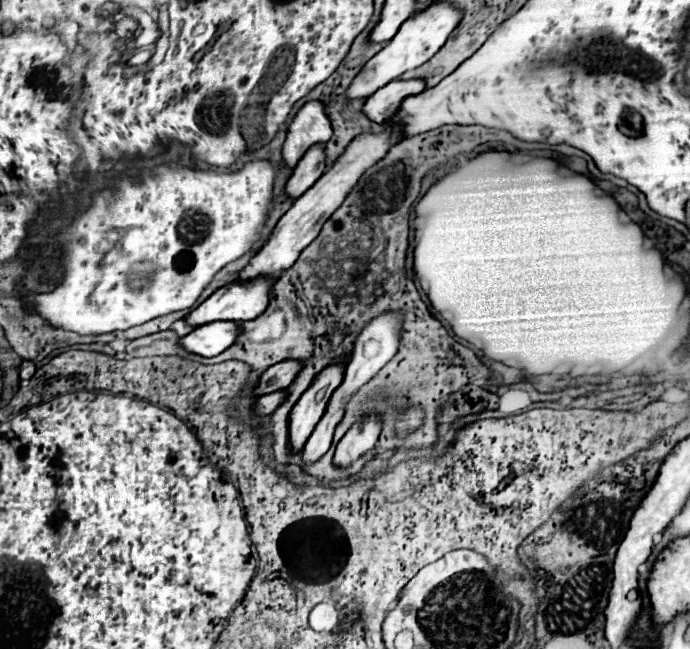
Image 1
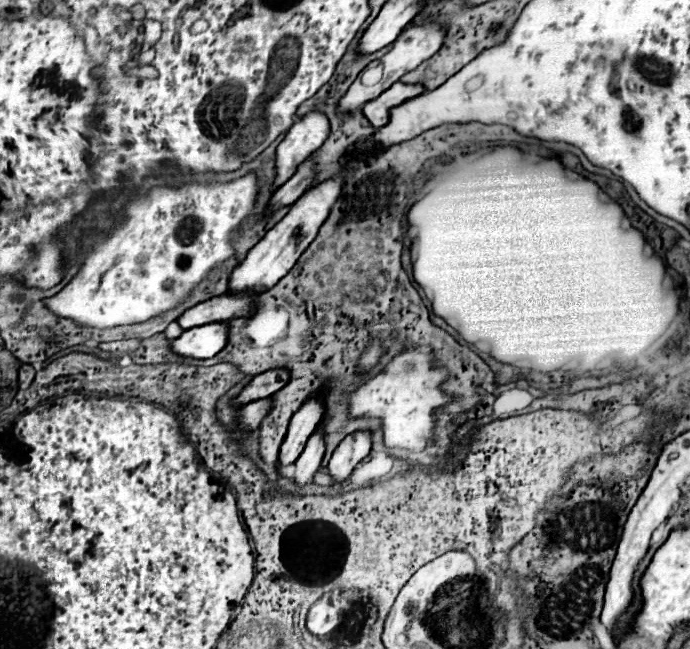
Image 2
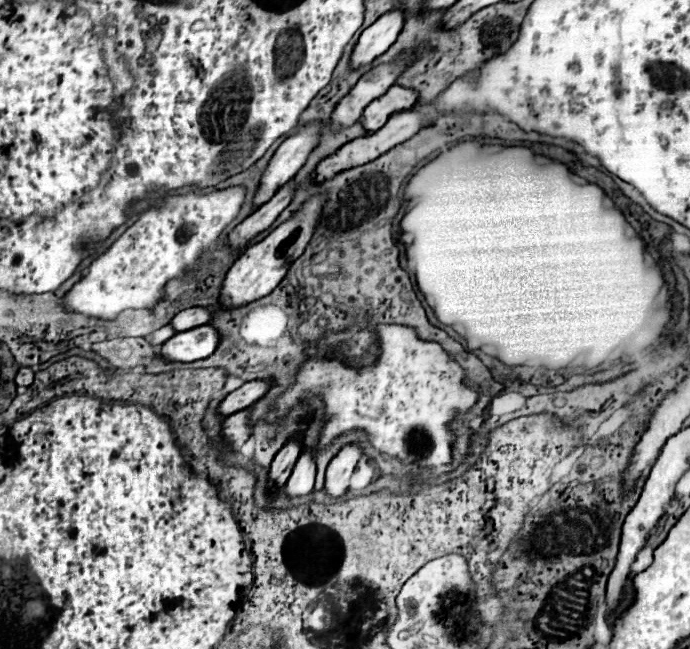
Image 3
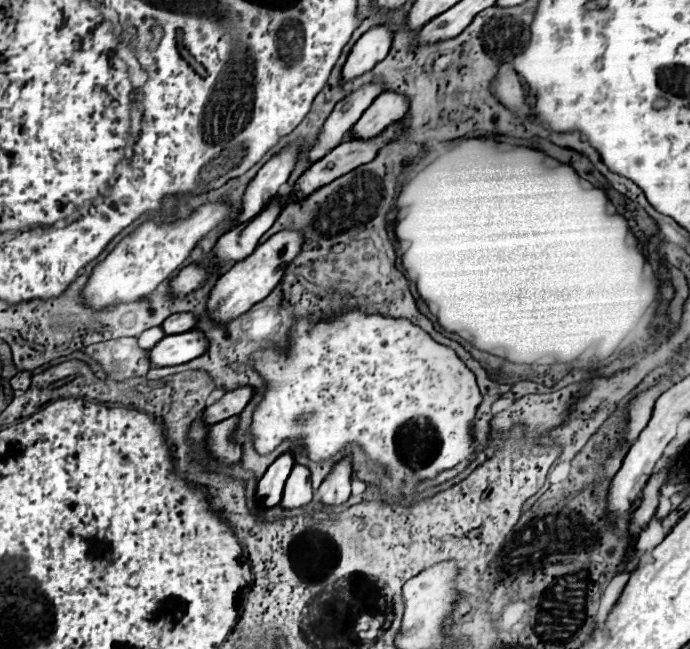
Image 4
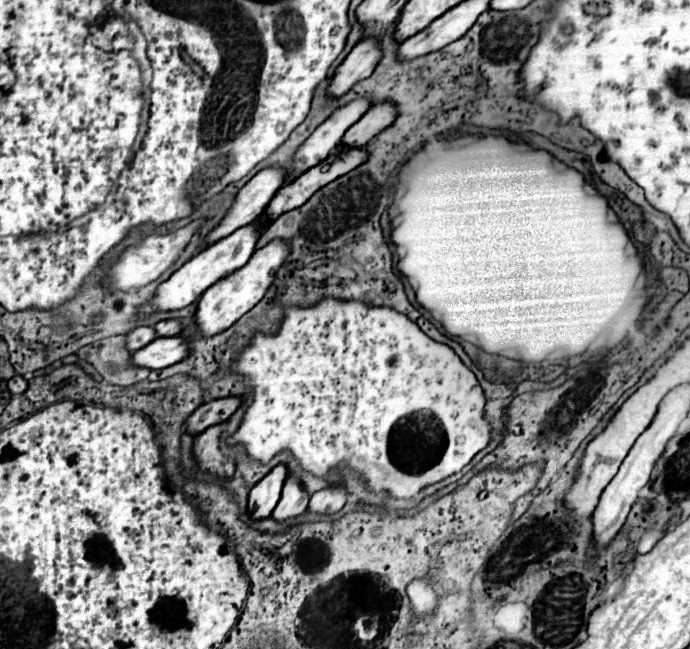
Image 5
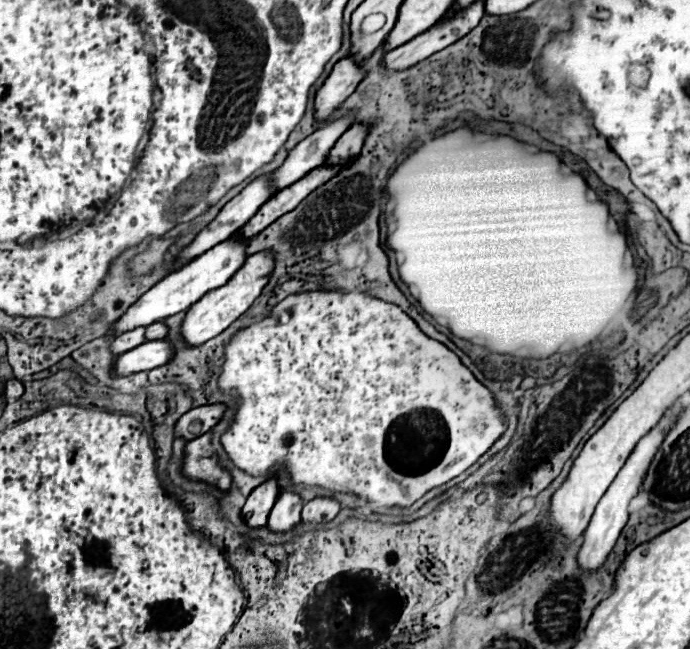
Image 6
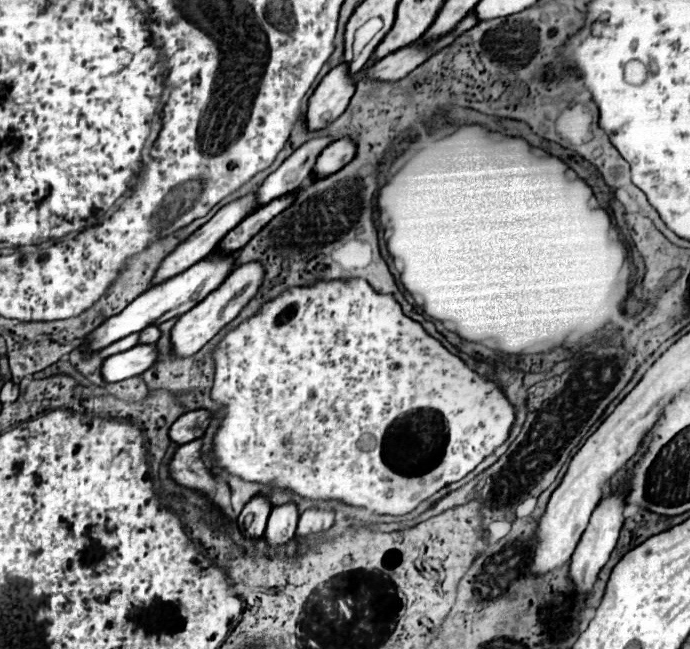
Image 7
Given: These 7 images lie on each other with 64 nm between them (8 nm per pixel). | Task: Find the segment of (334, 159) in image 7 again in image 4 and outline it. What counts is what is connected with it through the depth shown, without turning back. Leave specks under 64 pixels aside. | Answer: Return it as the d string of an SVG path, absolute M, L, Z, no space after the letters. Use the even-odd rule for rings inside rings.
M384 92L380 94L372 106L362 114L362 118L352 128L352 138L374 138L384 130L384 126L390 126L392 122L406 116L410 108L410 100L400 92Z

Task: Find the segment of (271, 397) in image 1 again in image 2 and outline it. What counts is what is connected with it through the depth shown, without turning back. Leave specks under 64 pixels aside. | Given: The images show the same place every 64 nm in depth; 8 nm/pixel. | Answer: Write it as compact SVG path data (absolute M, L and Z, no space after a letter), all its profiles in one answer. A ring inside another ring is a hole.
M260 398L260 402L250 402L240 410L240 428L244 432L252 432L260 426L262 418L272 408L272 398Z

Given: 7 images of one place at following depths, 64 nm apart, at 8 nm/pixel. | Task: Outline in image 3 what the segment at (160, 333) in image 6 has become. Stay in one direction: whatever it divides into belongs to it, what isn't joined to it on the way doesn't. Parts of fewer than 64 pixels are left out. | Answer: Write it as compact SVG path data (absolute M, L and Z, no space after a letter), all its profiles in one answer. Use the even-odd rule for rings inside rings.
M202 306L188 308L188 310L182 310L180 314L176 314L170 324L174 326L174 330L186 332L186 330L192 330L192 328L196 328L200 324L208 324L214 318L214 314L216 314L214 310L202 308Z

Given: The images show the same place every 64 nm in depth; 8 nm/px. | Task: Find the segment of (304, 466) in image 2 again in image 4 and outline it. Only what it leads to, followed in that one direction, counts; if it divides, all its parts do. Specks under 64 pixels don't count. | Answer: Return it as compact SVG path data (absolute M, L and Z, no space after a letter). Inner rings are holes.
M296 464L286 480L282 494L282 508L302 508L312 500L312 484L310 484L310 468L304 464Z

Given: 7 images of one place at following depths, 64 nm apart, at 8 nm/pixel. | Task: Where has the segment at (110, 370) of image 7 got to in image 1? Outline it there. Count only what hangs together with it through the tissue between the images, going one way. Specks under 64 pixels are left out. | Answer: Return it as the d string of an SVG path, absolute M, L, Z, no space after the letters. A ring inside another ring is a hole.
M210 322L210 324L202 324L196 330L192 330L190 334L186 334L180 344L184 346L184 350L192 352L192 354L200 354L206 358L212 358L220 352L224 352L228 346L232 346L236 342L240 334L240 326L236 322Z

